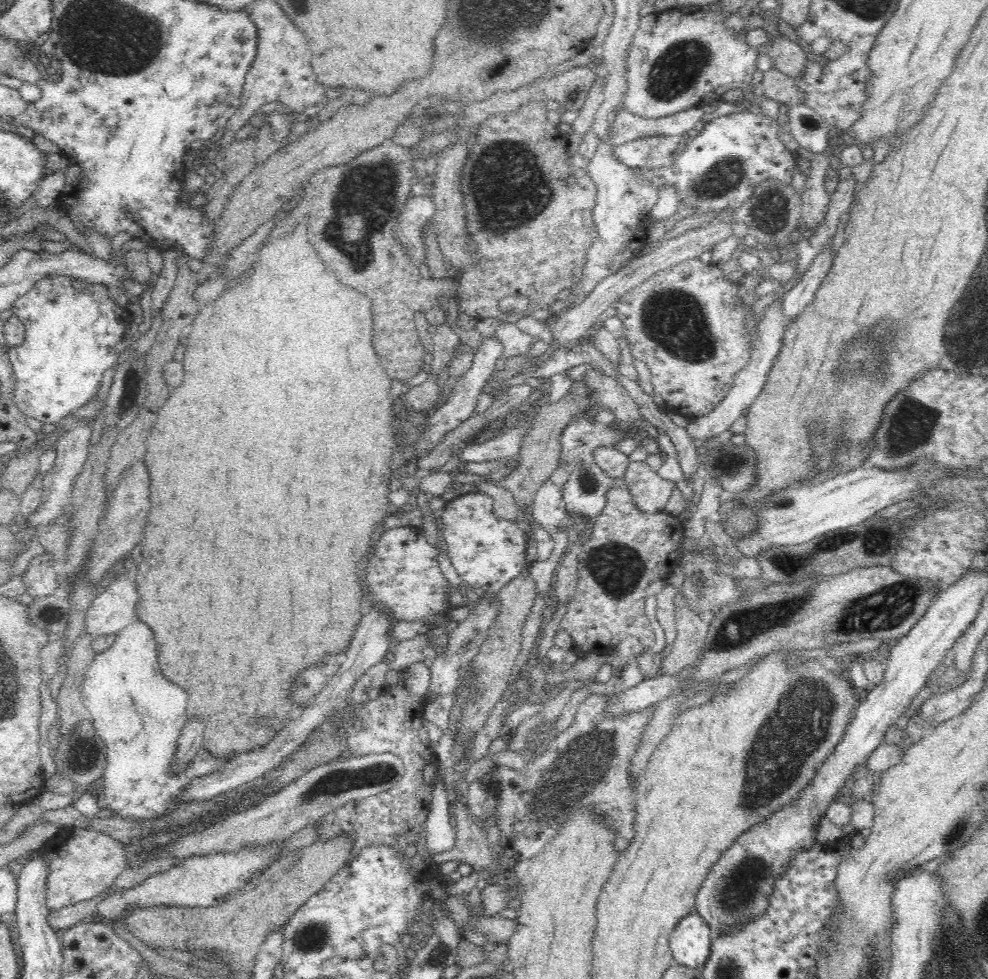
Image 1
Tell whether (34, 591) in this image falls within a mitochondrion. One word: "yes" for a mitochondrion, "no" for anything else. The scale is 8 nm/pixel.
no

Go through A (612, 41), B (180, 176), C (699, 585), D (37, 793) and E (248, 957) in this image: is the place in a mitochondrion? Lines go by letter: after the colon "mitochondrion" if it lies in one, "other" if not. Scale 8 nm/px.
A: other
B: other
C: mitochondrion
D: other
E: other

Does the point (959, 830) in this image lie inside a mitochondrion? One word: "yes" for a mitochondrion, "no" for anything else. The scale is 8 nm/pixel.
yes

